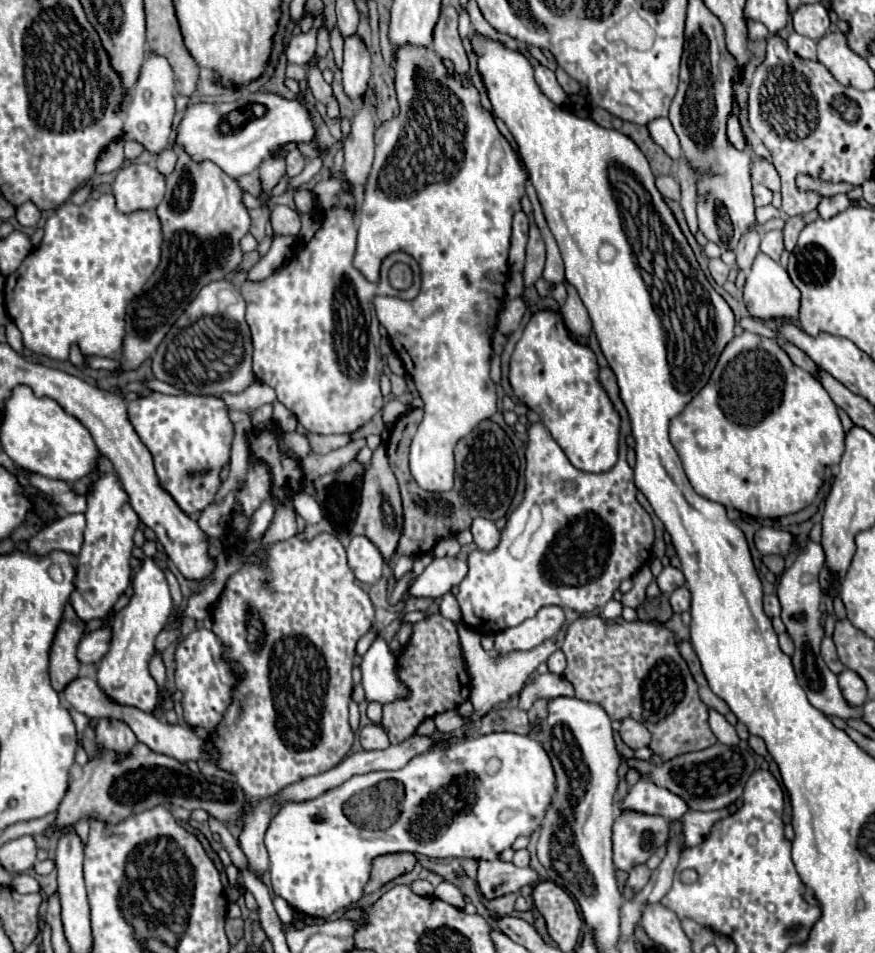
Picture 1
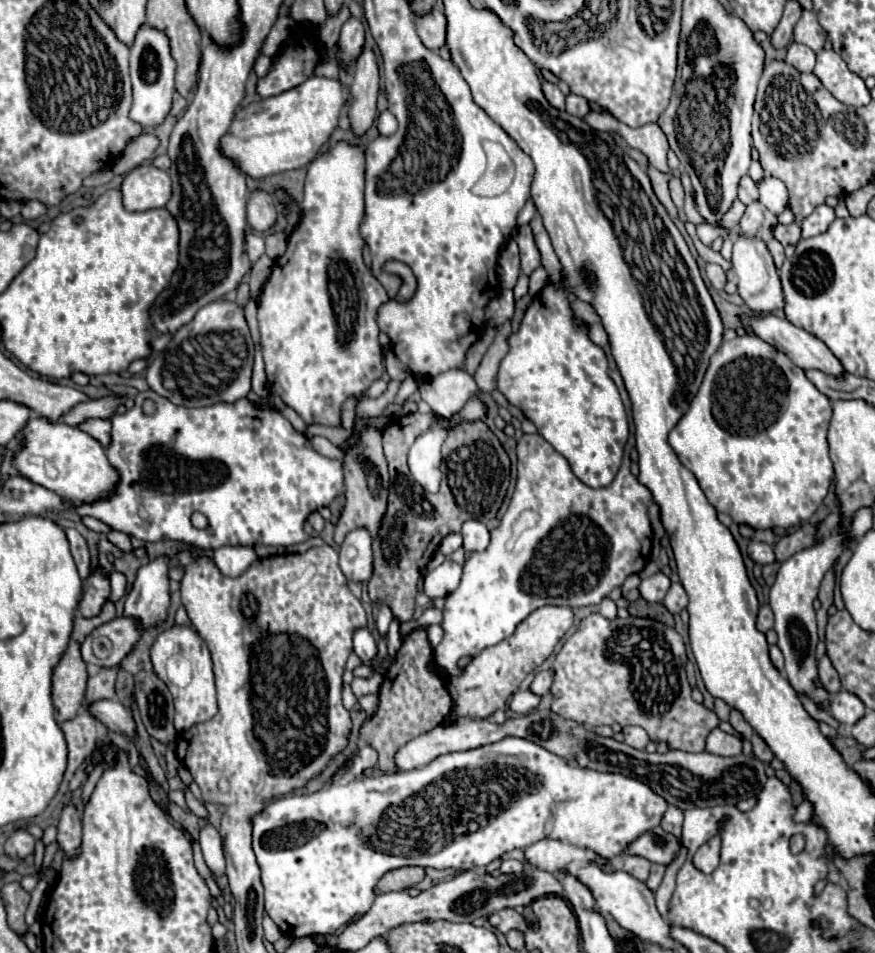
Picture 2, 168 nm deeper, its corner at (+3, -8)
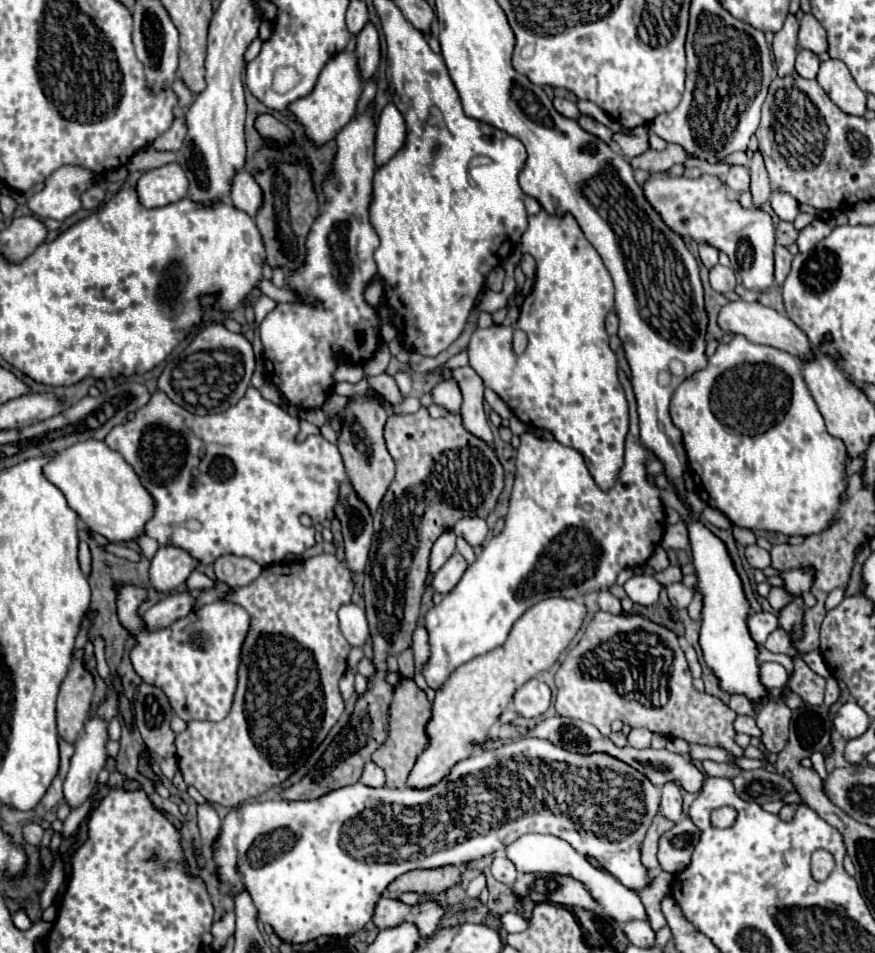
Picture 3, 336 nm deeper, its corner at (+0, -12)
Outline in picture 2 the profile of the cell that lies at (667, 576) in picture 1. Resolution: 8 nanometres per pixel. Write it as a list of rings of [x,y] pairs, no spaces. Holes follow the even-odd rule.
[[[658,572],[658,574],[650,576],[650,578],[644,578],[640,582],[640,586],[638,586],[640,596],[646,602],[662,602],[662,598],[668,592],[668,588],[670,588],[670,580],[662,572]]]

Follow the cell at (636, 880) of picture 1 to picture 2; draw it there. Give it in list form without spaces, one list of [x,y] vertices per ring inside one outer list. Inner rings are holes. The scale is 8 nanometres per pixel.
[[[632,854],[632,856],[624,858],[622,870],[626,870],[628,874],[636,876],[642,882],[646,882],[648,880],[648,872],[650,872],[650,862],[646,858],[638,858],[636,854]]]

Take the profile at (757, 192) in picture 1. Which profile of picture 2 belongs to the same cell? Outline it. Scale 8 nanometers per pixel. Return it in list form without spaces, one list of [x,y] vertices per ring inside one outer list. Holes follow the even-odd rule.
[[[742,176],[742,178],[740,178],[738,198],[740,198],[744,204],[750,204],[750,202],[758,200],[758,188],[756,188],[756,184],[754,184],[754,180],[752,180],[750,176]]]

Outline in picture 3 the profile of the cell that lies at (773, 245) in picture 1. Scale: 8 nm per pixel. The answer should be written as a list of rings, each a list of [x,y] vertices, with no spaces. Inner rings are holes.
[[[775,246],[775,282],[783,284],[785,276],[789,274],[789,266],[791,266],[793,256],[789,254],[789,250],[785,246]]]

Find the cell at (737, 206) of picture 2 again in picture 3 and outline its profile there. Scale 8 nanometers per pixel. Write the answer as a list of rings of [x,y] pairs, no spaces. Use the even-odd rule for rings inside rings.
[[[701,244],[699,246],[699,256],[703,260],[703,264],[711,270],[715,264],[717,264],[717,256],[719,256],[719,250],[713,248],[711,244]]]

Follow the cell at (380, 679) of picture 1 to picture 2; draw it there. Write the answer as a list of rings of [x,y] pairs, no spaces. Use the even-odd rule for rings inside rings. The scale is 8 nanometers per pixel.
[[[356,628],[352,640],[354,640],[354,652],[360,656],[364,664],[368,664],[376,656],[376,642],[368,632],[368,628]]]

